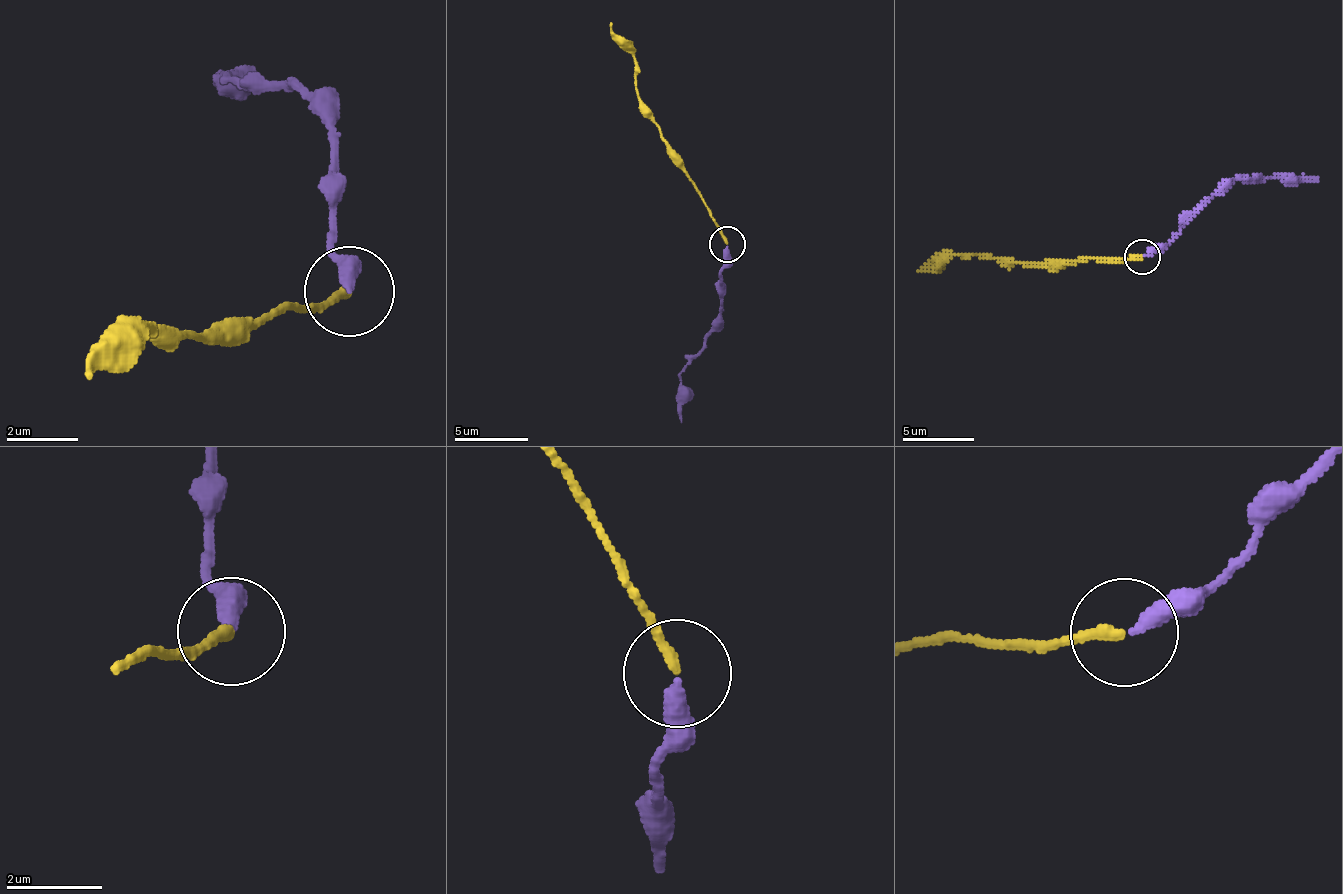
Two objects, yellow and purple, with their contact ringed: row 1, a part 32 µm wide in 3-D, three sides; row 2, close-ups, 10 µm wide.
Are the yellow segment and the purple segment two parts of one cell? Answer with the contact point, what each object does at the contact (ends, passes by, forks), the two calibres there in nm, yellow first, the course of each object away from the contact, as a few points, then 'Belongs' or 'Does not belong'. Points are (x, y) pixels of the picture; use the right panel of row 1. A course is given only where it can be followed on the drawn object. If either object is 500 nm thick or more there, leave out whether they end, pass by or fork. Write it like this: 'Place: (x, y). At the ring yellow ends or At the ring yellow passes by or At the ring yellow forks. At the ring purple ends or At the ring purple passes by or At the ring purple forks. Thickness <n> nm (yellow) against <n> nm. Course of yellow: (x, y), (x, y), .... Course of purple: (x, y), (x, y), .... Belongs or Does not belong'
Place: (1142, 256). At the ring yellow ends. At the ring purple ends. Thickness 240 nm (yellow) against 360 nm. Course of yellow: (1141, 255), (1042, 263), (951, 254), (918, 271). Course of purple: (1145, 255), (1159, 252), (1237, 179), (1318, 181). Belongs

